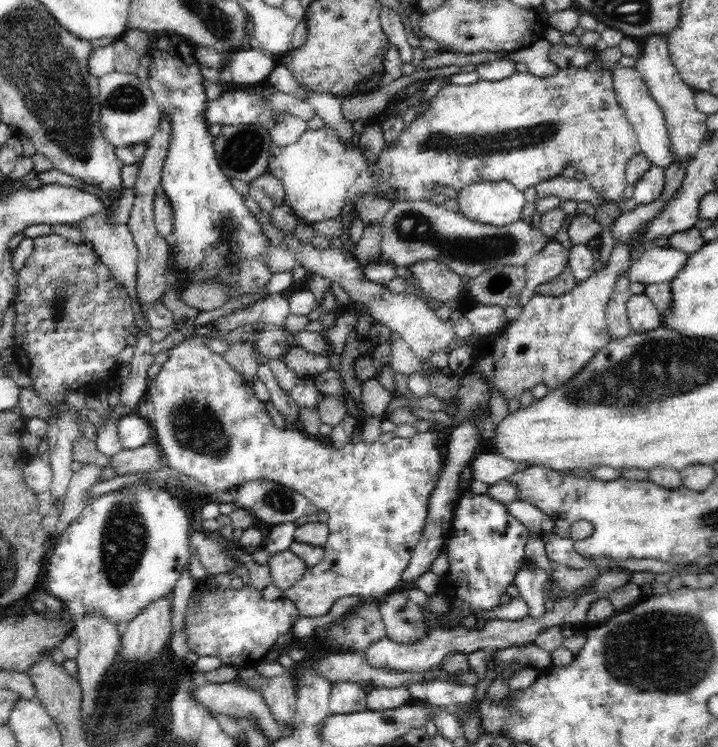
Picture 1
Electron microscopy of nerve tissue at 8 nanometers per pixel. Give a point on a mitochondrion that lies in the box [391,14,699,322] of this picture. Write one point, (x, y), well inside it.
(529, 136)

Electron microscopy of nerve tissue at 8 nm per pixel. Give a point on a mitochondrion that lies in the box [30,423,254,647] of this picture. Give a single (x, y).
(124, 539)

